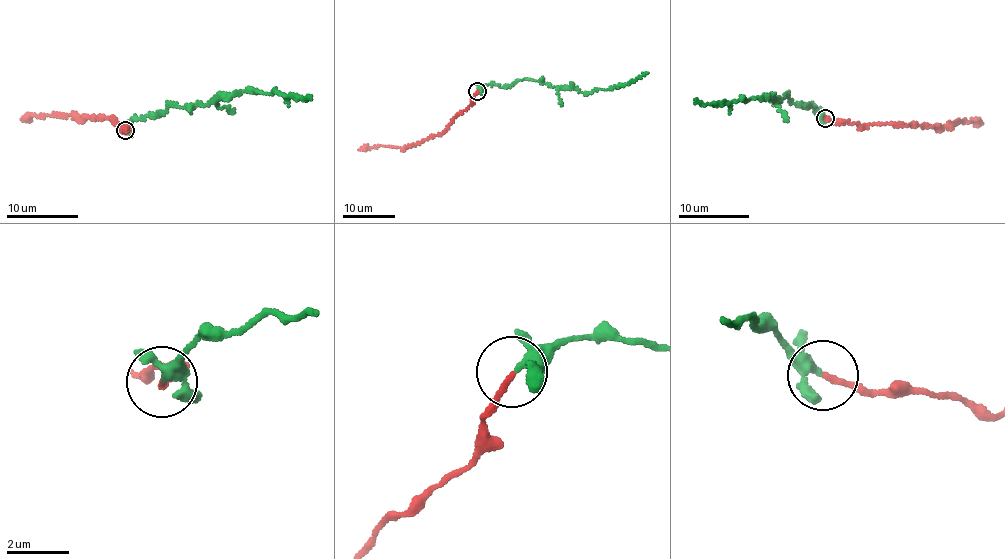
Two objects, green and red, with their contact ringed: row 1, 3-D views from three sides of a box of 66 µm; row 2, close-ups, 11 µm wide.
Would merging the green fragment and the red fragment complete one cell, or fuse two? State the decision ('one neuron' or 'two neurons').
one neuron

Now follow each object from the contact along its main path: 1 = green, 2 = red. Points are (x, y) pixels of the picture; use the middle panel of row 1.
1: (478, 90), (490, 85), (509, 87), (517, 81), (527, 80), (590, 94), (597, 90), (621, 87), (647, 74)
2: (477, 90), (473, 102), (442, 133), (401, 148), (382, 145), (358, 150)

